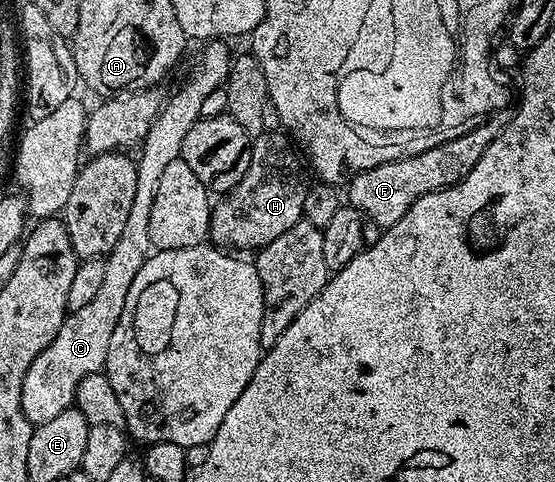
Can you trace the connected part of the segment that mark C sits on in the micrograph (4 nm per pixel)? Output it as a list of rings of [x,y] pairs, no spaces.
[[[211,39],[201,44],[202,52],[190,71],[190,76],[174,91],[174,96],[167,98],[162,104],[162,110],[152,121],[148,133],[142,138],[140,150],[136,155],[136,195],[133,198],[132,209],[129,210],[128,221],[120,232],[120,239],[105,256],[104,278],[100,280],[100,290],[96,298],[84,309],[69,312],[66,320],[60,325],[60,333],[32,361],[28,373],[24,373],[24,383],[20,389],[20,405],[24,417],[35,425],[44,421],[52,421],[64,409],[75,406],[74,395],[78,391],[80,381],[89,375],[97,375],[106,366],[108,357],[108,341],[112,341],[112,332],[116,329],[116,321],[120,321],[120,313],[124,313],[124,301],[128,298],[128,289],[140,273],[140,265],[150,258],[152,248],[148,237],[148,217],[152,213],[152,197],[156,195],[156,185],[164,168],[172,165],[172,161],[180,158],[184,137],[188,129],[200,117],[200,104],[204,97],[212,93],[212,89],[223,86],[226,74],[230,71],[232,50],[229,42],[222,39]]]

